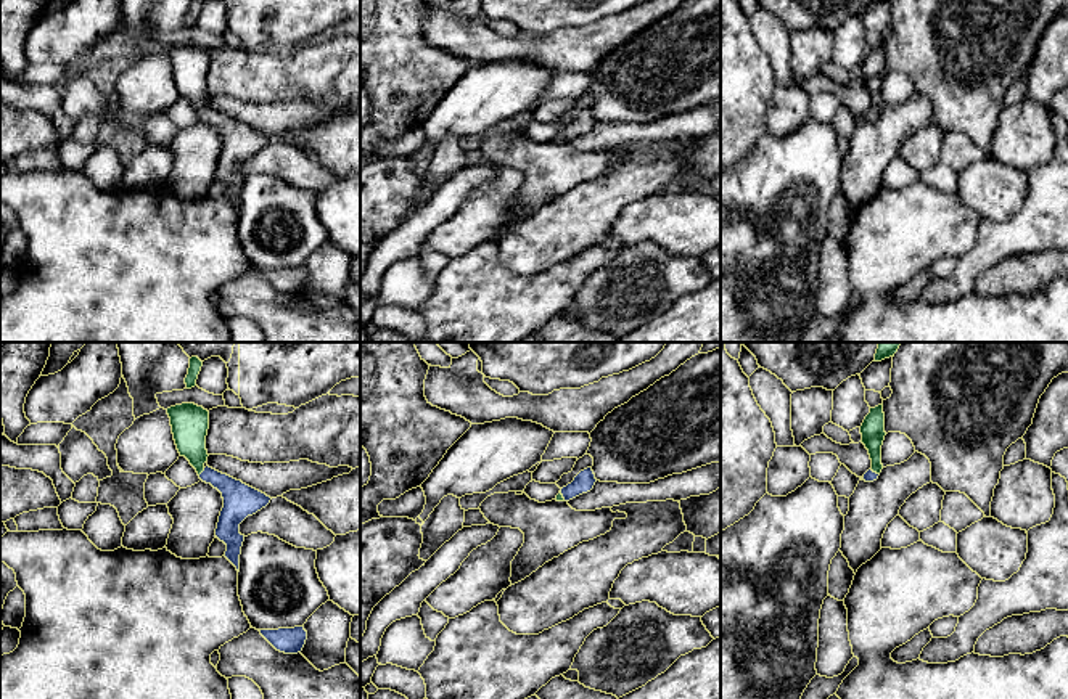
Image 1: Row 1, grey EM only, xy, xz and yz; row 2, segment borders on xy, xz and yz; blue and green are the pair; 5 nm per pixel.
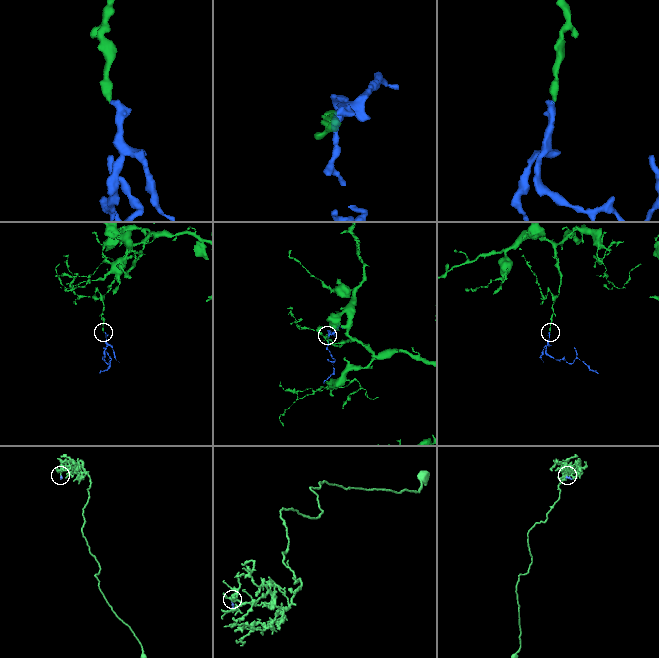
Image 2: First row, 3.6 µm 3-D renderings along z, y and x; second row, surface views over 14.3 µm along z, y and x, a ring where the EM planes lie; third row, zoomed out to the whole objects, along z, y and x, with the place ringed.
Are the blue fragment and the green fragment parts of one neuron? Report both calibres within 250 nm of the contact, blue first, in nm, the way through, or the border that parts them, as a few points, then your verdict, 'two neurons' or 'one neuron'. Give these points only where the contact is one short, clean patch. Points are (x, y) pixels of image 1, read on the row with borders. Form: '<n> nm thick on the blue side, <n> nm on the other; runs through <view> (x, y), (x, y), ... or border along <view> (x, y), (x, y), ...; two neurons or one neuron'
170 nm thick on the blue side, 190 nm on the other; runs through xy (240, 500), (222, 482), (203, 471), (190, 442), (190, 423); one neuron

